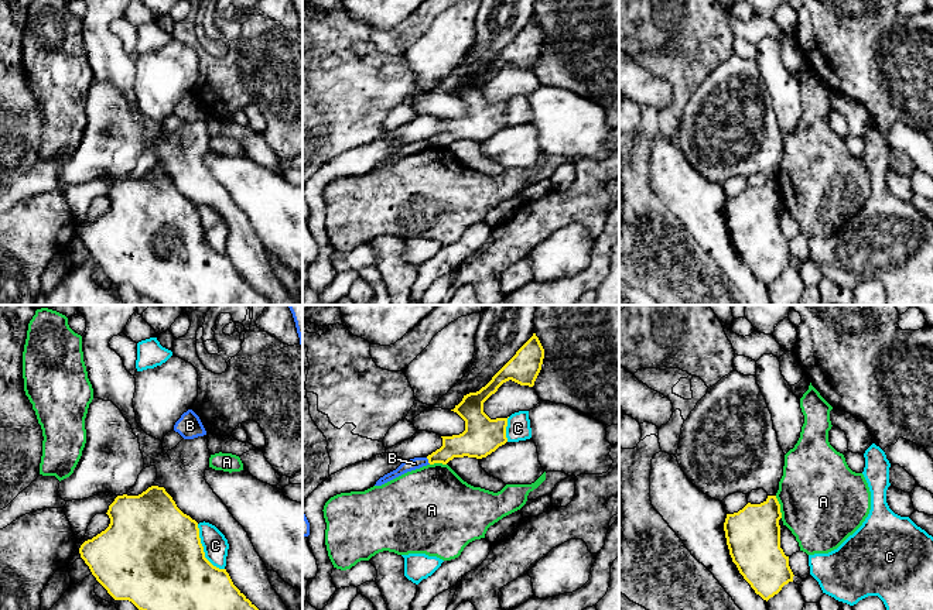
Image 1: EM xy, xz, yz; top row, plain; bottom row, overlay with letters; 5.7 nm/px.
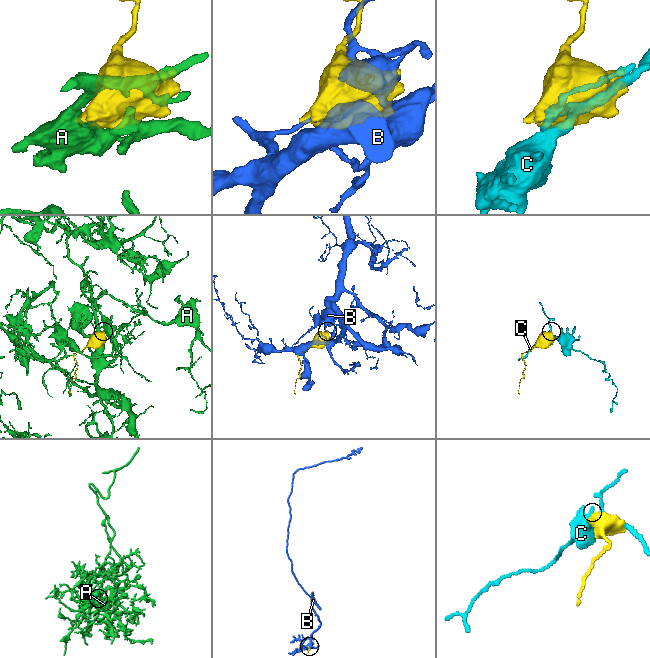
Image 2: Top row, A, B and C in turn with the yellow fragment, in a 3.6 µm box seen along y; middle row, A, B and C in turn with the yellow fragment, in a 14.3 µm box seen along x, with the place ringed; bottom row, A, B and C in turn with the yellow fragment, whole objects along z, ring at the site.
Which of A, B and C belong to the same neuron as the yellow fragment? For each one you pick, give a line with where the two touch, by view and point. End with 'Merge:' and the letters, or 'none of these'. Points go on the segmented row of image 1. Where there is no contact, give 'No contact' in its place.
Merge: none of these

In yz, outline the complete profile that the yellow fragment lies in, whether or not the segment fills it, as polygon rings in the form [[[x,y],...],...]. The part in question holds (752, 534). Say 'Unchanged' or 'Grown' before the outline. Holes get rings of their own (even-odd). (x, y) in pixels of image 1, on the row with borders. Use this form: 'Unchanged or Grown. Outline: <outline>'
Unchanged. Outline: [[[768,496],[761,504],[748,503],[742,510],[727,514],[724,531],[732,562],[739,573],[751,585],[756,594],[769,600],[778,594],[785,585],[793,582],[789,556],[780,548],[780,504],[776,496]]]

